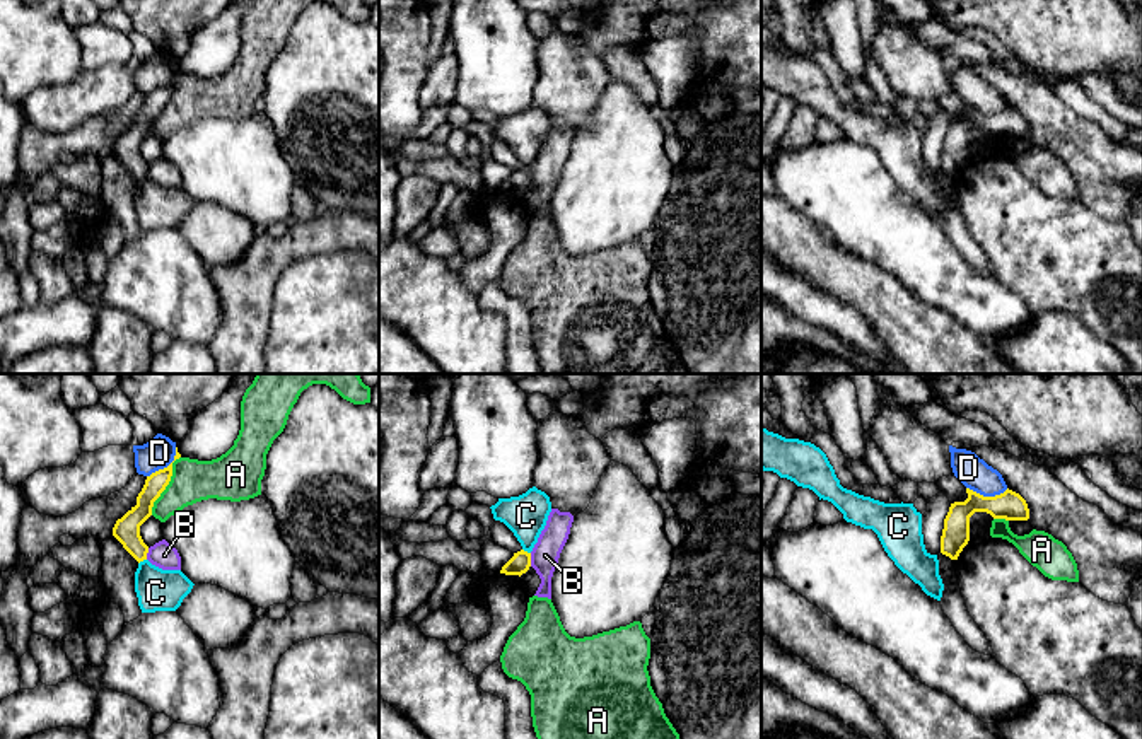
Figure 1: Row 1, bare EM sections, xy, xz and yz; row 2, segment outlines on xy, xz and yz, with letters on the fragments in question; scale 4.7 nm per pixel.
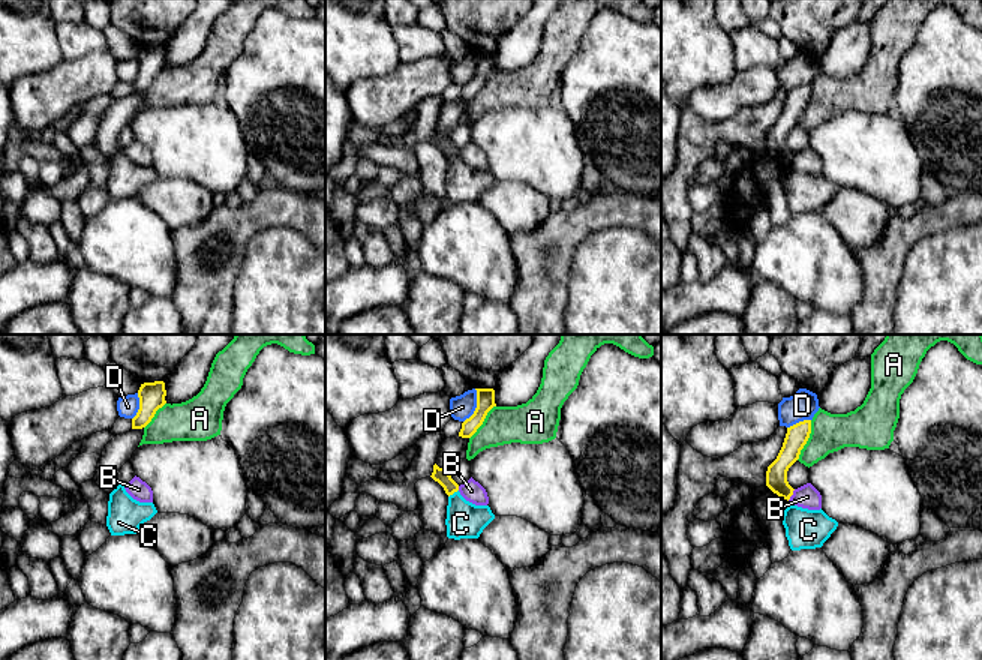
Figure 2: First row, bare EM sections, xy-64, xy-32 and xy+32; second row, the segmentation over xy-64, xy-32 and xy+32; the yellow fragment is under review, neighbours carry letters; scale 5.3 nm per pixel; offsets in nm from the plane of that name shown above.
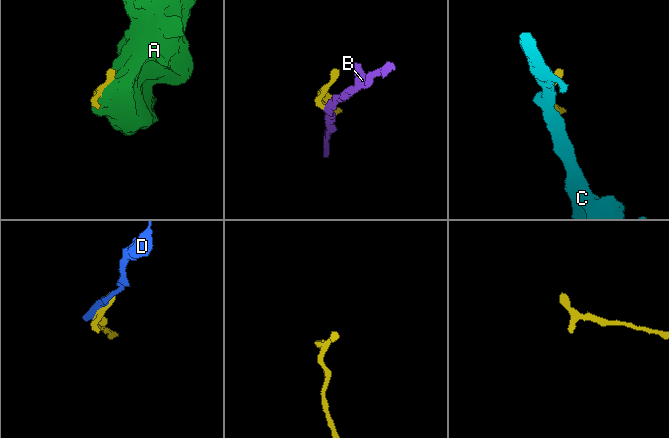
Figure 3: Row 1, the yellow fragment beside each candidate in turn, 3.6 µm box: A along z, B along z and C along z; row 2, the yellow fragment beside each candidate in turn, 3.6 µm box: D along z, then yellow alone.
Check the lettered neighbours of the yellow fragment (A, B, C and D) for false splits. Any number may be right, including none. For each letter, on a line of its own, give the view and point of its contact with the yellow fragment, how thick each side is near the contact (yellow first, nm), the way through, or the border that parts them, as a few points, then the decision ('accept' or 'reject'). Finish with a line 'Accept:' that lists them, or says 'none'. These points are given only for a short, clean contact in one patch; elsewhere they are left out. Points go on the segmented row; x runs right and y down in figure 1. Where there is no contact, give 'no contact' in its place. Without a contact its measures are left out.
A: contact xy (168, 483); calibres 100 and 200 nm; reject
B: contact xz (530, 560); calibres 100 and 130 nm; border xz (530, 553), (531, 565); reject
C: contact xy (142, 560); calibres 130 and 200 nm; border xy (145, 558), (139, 564); reject
D: contact yz (987, 497); calibres 140 and 150 nm; reject
Accept: none

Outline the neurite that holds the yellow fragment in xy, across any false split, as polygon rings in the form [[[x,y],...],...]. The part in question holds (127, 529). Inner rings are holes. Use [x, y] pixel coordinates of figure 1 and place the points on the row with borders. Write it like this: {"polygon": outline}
{"polygon": [[[172,463],[147,476],[142,492],[137,497],[137,505],[131,507],[113,527],[113,536],[123,548],[140,563],[147,560],[149,546],[140,536],[140,526],[152,515],[154,502],[166,490],[172,476]]]}

